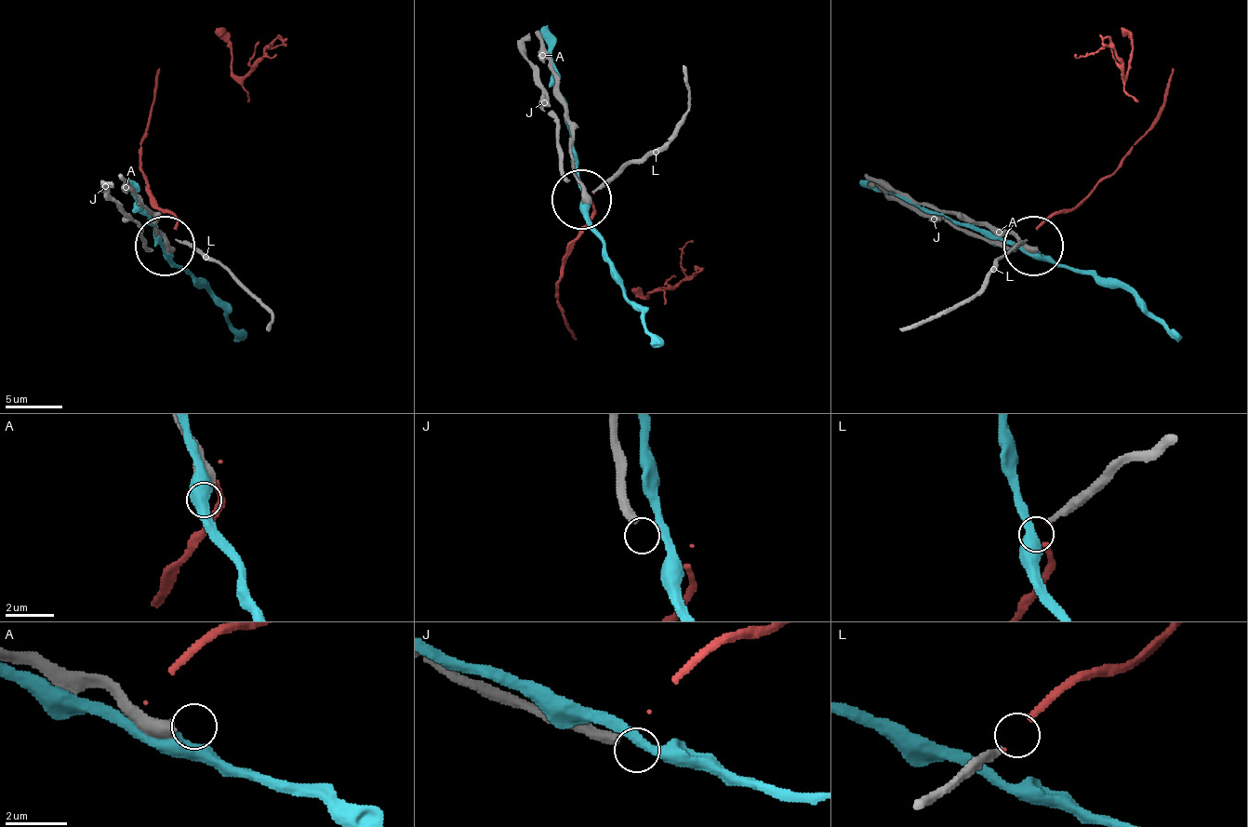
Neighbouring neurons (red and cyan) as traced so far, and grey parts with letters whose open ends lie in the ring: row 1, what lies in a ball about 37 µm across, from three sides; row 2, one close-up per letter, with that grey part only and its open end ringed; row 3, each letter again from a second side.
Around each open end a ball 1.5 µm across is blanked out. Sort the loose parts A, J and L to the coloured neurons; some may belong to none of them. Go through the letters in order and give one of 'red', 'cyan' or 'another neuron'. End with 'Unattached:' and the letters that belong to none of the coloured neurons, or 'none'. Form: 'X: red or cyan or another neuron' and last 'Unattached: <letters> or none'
A: another neuron
J: another neuron
L: red
Unattached: A, J

